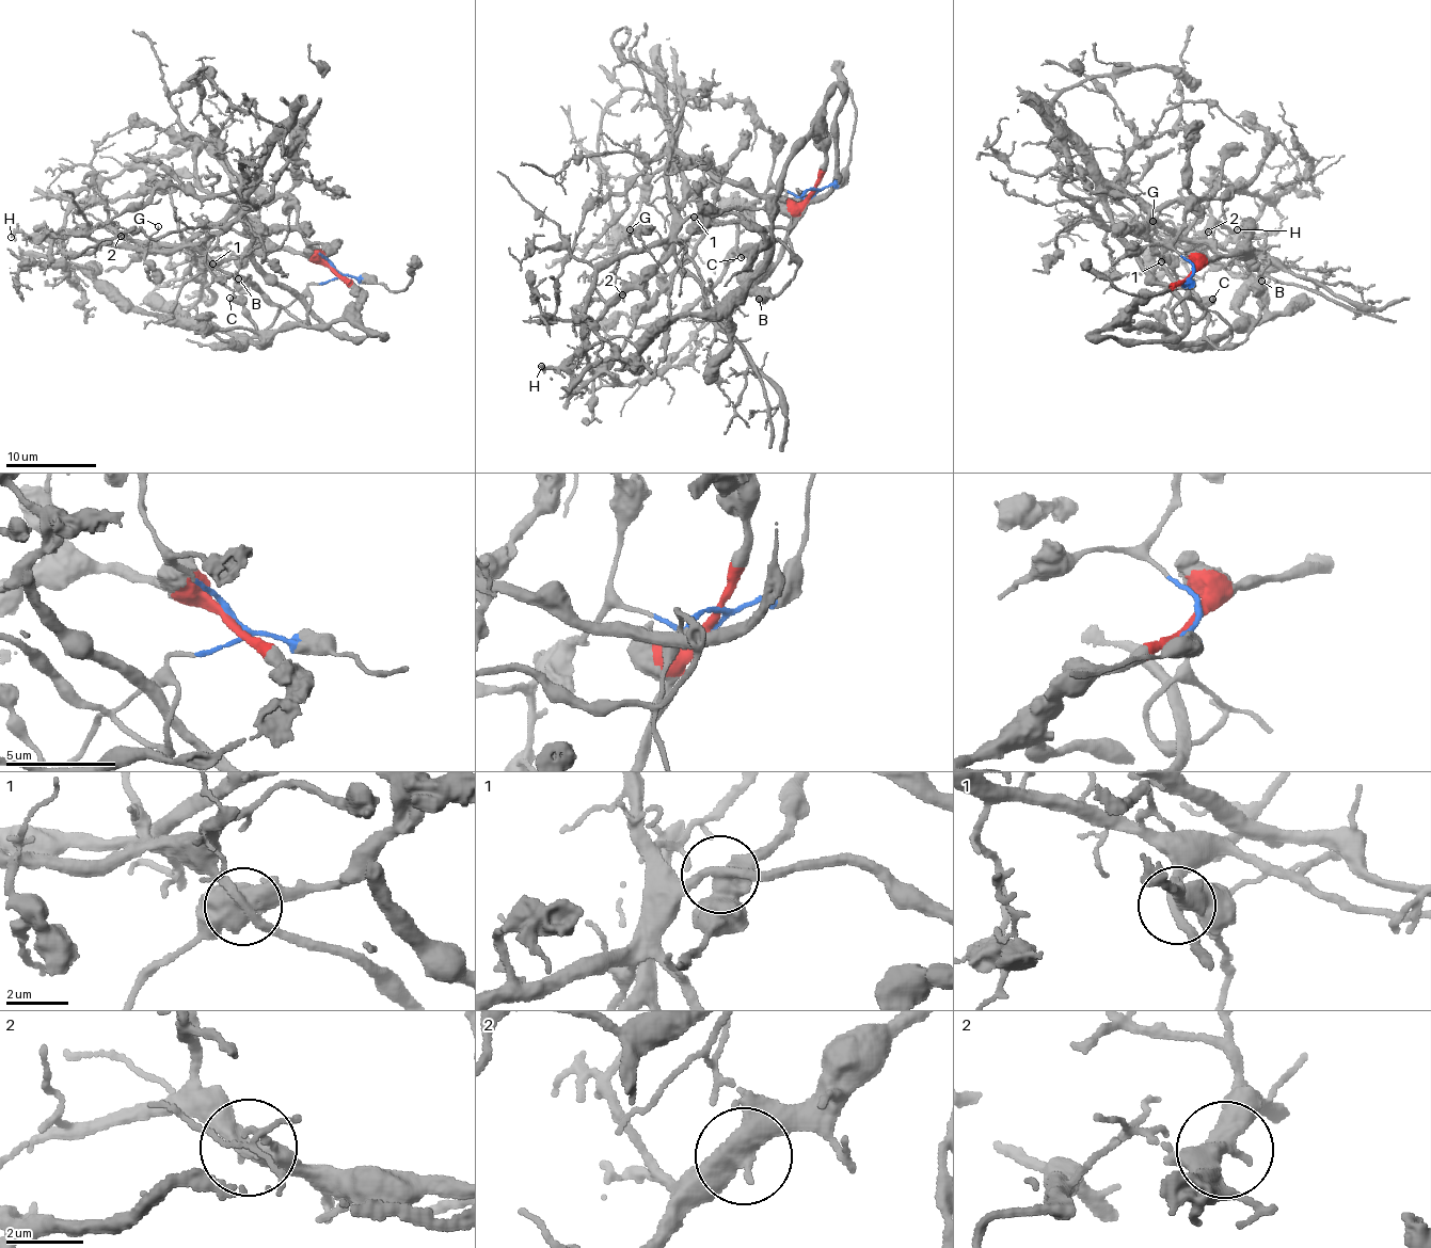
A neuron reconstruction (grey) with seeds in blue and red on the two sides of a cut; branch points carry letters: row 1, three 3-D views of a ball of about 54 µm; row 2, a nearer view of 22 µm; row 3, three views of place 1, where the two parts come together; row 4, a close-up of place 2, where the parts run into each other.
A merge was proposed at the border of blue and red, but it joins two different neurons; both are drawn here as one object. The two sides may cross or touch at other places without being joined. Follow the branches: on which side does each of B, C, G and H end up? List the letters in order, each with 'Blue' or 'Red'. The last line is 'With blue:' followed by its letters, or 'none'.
B: Blue
C: Blue
G: Blue
H: Red
With blue: B, C, G

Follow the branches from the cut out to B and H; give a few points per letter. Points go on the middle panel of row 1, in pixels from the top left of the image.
B: (812, 194), (814, 190), (806, 191), (791, 212), (794, 277), (778, 294), (760, 298)
H: (812, 194), (784, 253), (762, 262), (722, 308), (666, 255), (609, 305), (567, 361), (541, 366)

